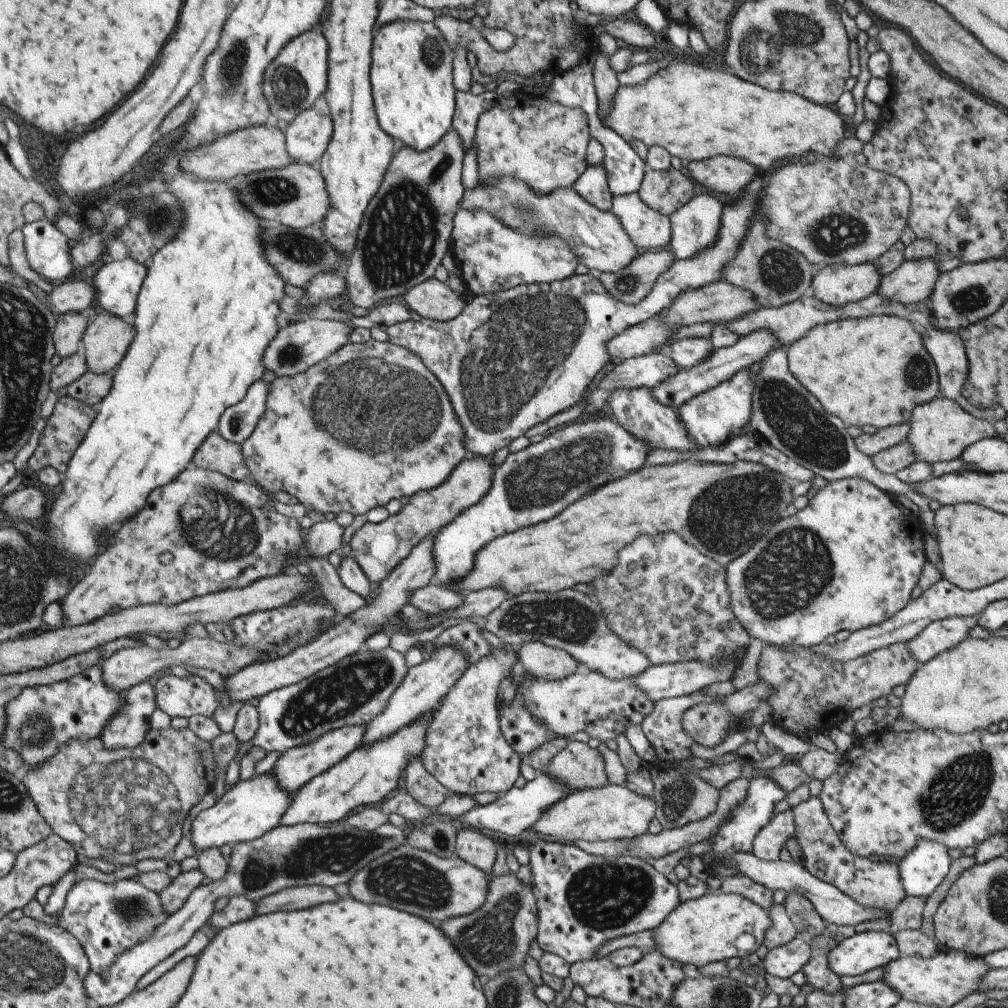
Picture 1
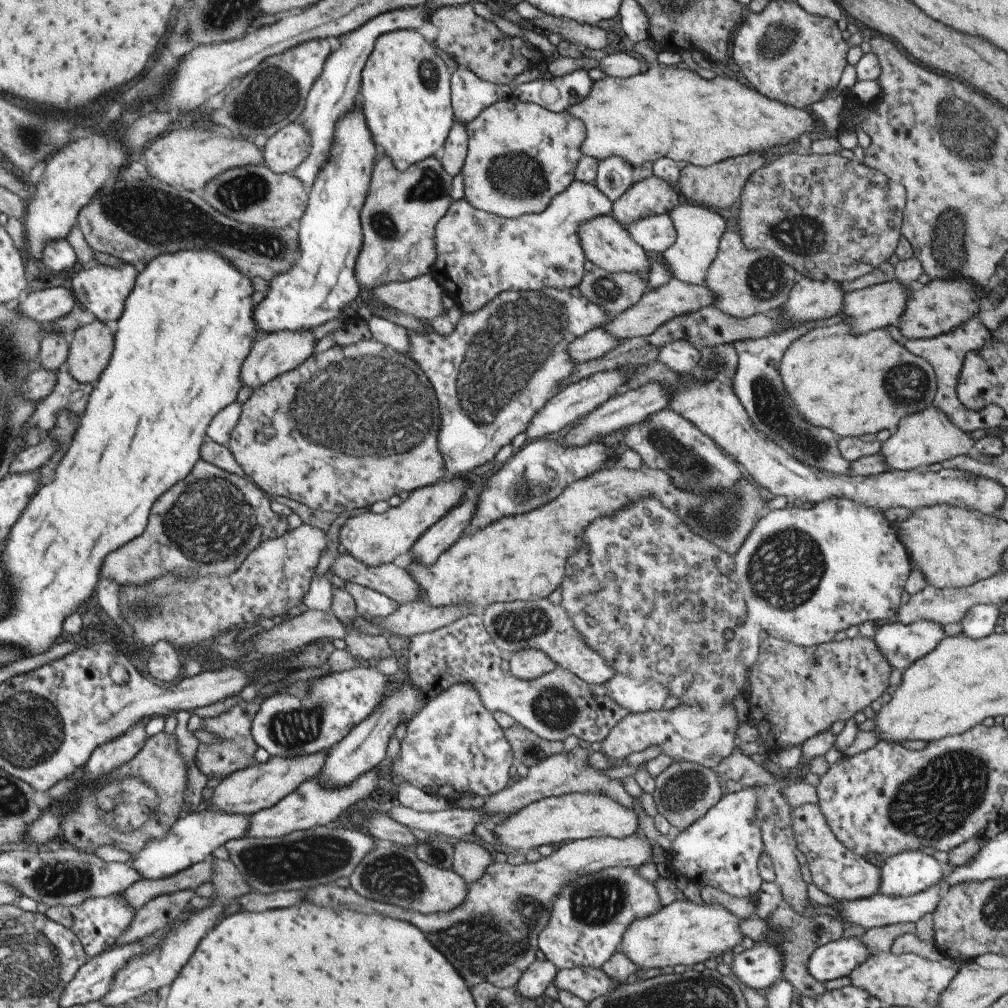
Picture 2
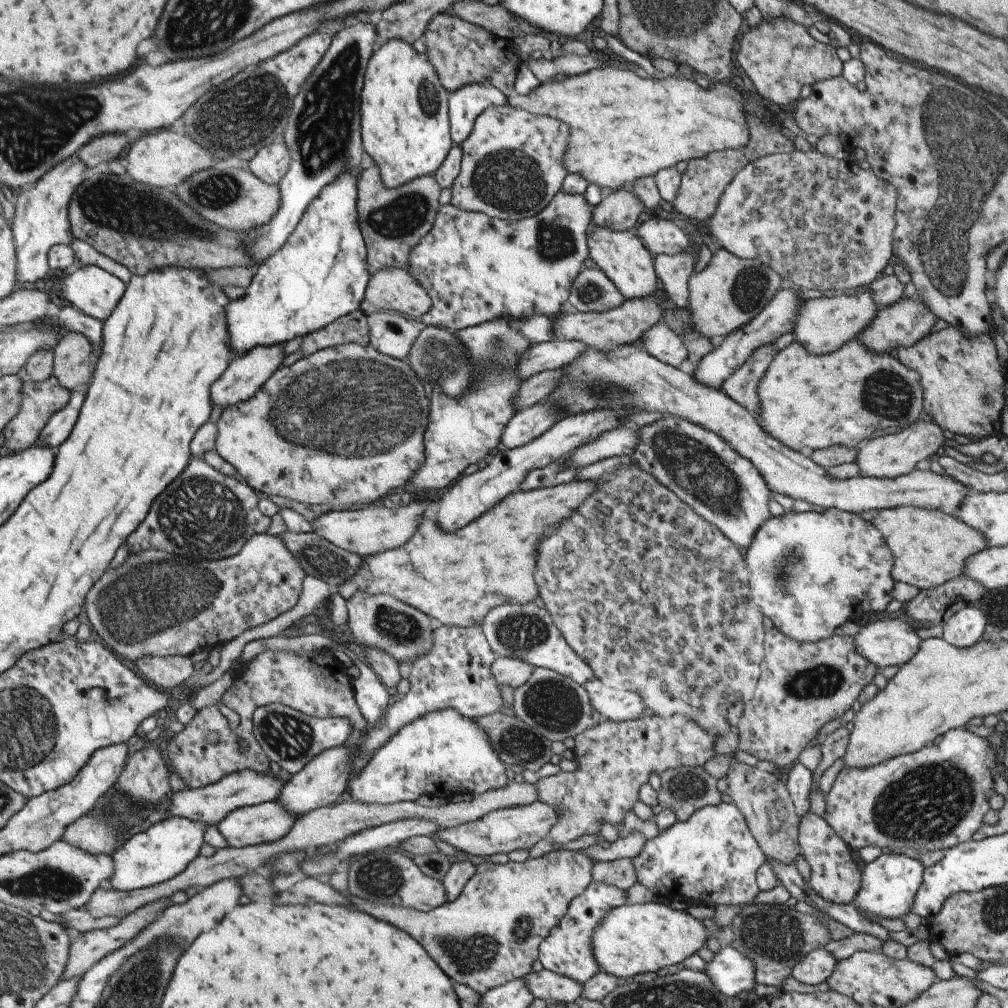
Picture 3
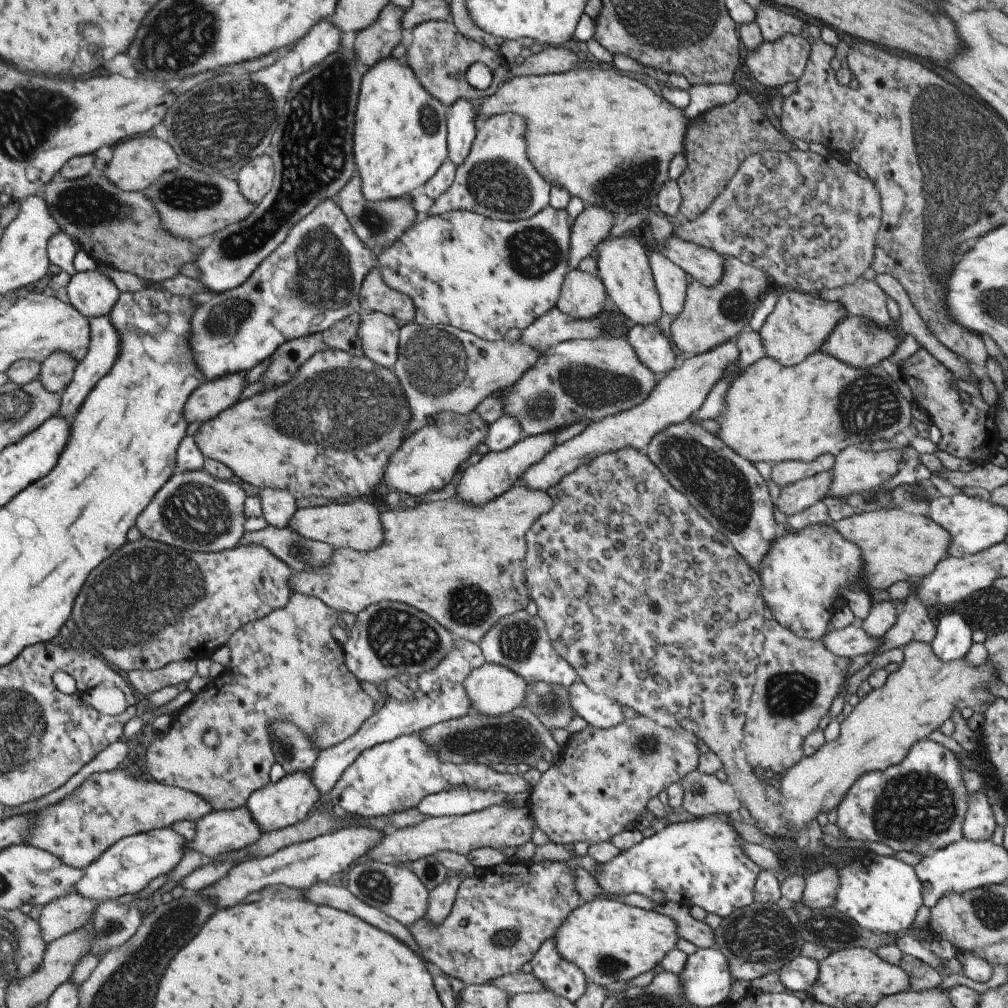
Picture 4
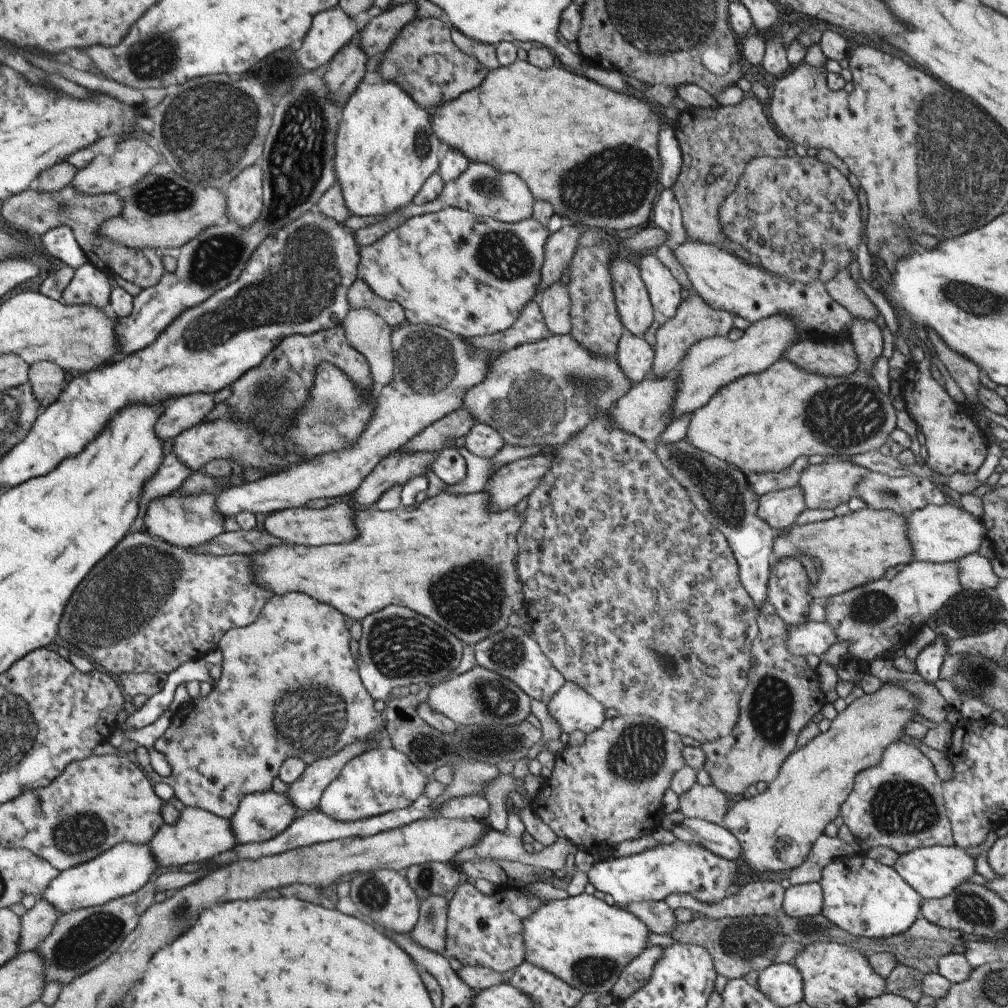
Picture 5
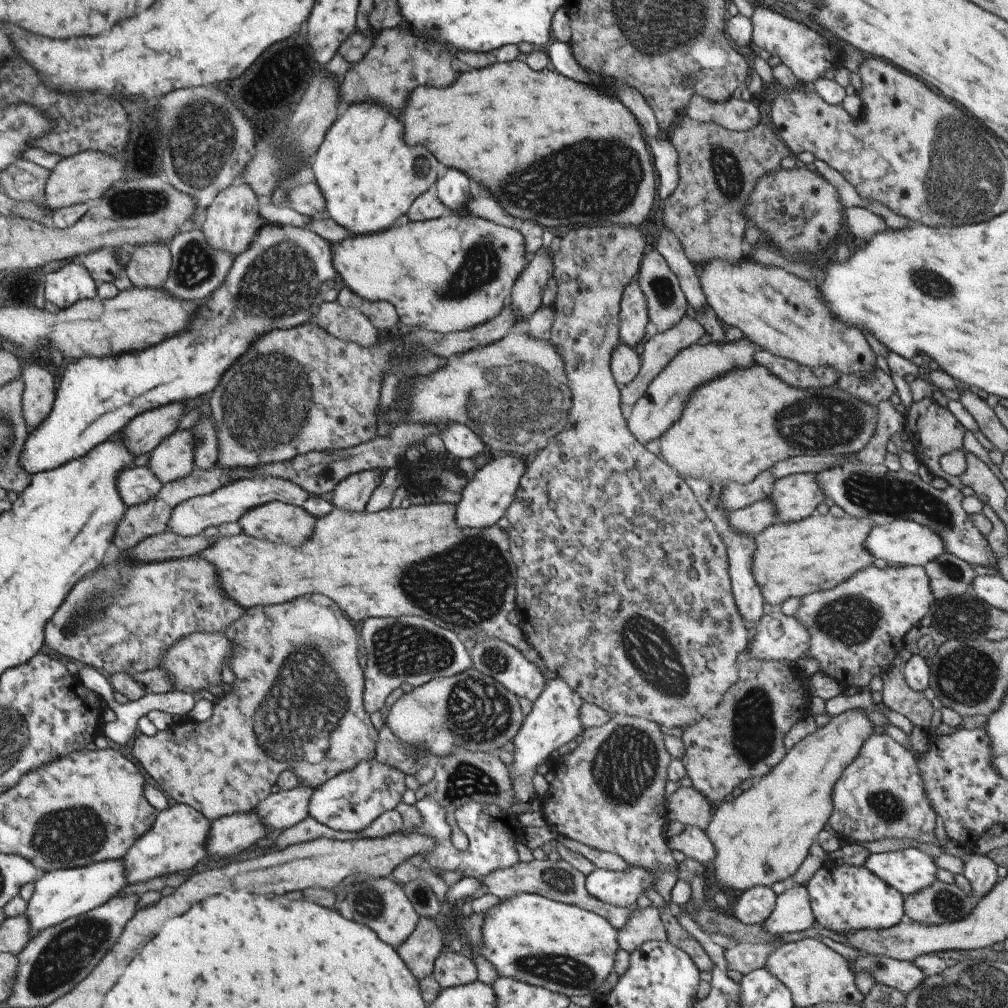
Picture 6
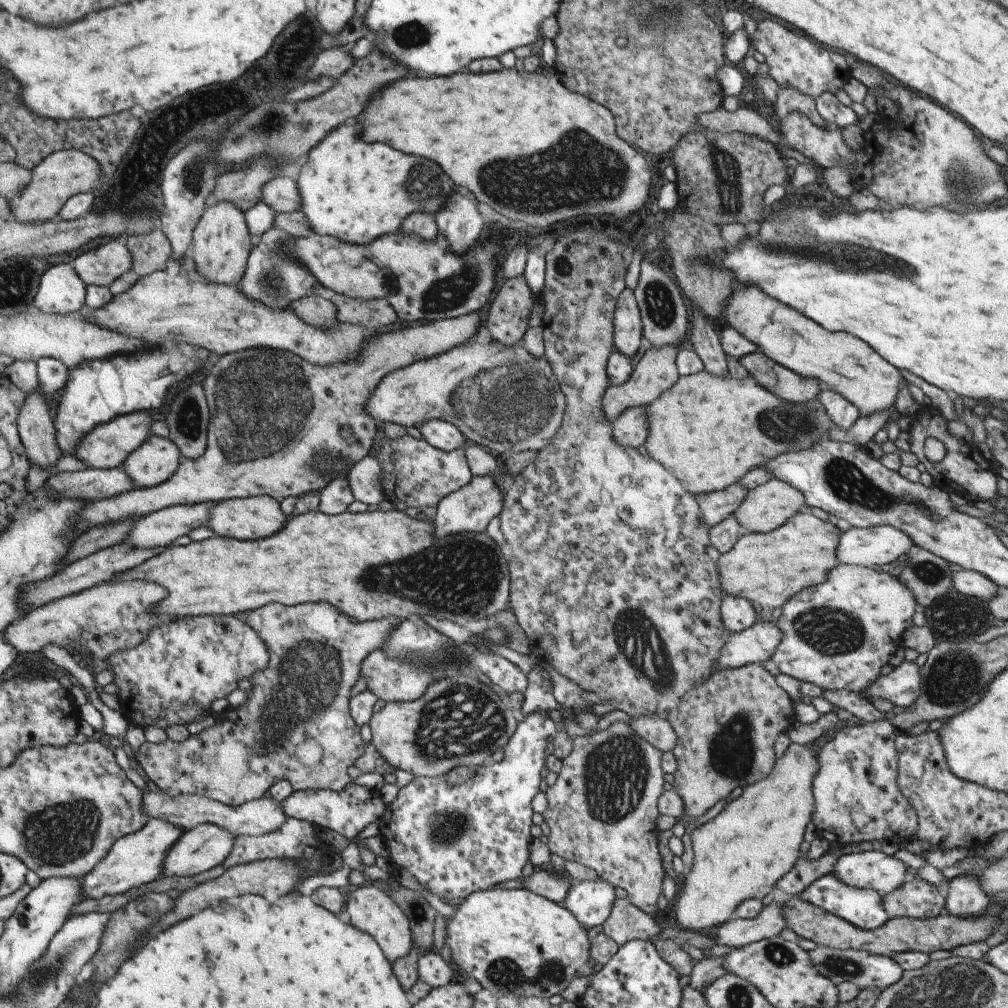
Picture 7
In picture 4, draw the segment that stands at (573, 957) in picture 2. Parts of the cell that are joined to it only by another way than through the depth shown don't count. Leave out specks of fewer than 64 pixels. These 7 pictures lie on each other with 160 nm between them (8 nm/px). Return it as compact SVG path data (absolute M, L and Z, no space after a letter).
M554 938L545 940L535 952L531 964L531 974L539 979L544 989L575 1003L586 988L583 972L564 960L555 947Z

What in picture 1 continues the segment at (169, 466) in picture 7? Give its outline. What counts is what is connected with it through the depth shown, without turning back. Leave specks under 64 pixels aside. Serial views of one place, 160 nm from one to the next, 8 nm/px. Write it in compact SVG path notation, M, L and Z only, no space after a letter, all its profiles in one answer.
M370 339L363 342L363 344L343 344L337 352L333 352L317 364L309 366L305 372L294 376L275 377L269 383L269 392L267 392L267 398L264 401L265 412L263 412L263 416L257 420L253 432L240 443L243 462L249 470L249 474L251 474L251 481L261 486L263 491L272 495L277 492L285 492L296 498L306 511L313 510L321 513L333 513L333 515L344 511L351 513L353 517L357 514L366 514L371 508L386 507L391 500L403 498L403 496L405 498L411 497L419 490L429 490L439 486L451 474L455 466L467 457L467 450L465 450L463 440L461 440L463 430L461 430L461 426L459 426L459 422L453 414L451 402L449 402L447 394L445 394L437 378L425 368L423 362L413 352L409 352L409 350L388 341L378 342Z

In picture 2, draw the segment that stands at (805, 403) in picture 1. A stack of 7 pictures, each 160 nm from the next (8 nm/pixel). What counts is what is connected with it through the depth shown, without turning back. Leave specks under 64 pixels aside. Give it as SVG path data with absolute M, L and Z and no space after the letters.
M823 319L808 321L804 324L793 326L789 330L779 332L779 334L771 334L765 338L757 338L756 340L737 340L731 343L731 346L737 353L737 366L733 374L731 390L735 394L741 407L745 410L749 420L756 430L763 432L771 442L775 442L782 450L789 452L795 460L817 468L817 470L825 470L831 474L849 475L849 463L841 458L841 454L837 452L837 442L839 438L827 430L827 428L815 428L811 426L795 408L791 398L787 396L779 372L777 372L778 363L786 348L813 328L819 328L829 323Z

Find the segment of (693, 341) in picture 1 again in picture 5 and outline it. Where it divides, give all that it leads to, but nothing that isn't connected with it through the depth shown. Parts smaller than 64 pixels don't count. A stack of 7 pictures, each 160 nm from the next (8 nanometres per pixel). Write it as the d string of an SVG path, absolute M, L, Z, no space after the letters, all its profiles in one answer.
M623 330L617 344L615 360L629 382L639 383L650 377L653 350L643 336L633 336L631 332Z

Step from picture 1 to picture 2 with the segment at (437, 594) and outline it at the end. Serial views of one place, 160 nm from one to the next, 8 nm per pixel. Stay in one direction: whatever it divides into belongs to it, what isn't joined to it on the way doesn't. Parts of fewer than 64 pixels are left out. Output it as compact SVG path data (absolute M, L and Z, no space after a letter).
M342 549L335 554L329 572L340 578L344 584L351 582L379 592L395 600L398 606L405 602L416 602L421 594L421 588L403 569L392 563L367 566Z

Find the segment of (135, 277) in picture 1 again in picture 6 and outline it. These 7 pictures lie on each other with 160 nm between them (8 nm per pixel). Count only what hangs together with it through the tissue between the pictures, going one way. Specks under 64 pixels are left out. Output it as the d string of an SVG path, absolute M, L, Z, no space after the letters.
M69 262L60 269L44 276L44 300L54 310L67 308L79 299L96 296L96 283L79 262Z

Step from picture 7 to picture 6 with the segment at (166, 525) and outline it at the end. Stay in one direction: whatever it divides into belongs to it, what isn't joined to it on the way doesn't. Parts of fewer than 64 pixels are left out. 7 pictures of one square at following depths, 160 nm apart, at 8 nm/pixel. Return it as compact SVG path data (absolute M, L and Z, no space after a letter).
M279 477L239 479L220 486L208 495L199 495L179 503L171 511L166 524L167 530L184 537L201 535L208 526L218 527L223 523L238 521L244 512L268 502L277 501L300 507L309 496L311 495L304 488L289 479Z

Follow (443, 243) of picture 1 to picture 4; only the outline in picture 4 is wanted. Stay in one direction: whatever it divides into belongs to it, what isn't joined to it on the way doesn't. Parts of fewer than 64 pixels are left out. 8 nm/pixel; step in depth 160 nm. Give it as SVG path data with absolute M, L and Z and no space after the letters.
M354 174L348 182L343 184L342 190L335 197L335 203L347 218L353 233L363 245L366 245L366 248L374 252L389 249L418 220L418 214L412 205L412 198L404 195L370 202L362 196L360 187L361 180L357 174Z

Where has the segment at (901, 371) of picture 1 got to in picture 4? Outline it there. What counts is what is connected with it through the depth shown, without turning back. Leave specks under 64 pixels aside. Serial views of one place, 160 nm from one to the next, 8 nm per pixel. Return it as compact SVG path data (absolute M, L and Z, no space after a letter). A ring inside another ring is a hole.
M818 351L804 362L791 366L781 365L777 360L769 357L757 360L738 375L738 378L731 384L725 401L726 408L715 420L720 429L715 436L731 448L731 451L751 464L758 461L769 464L783 461L810 462L823 454L831 454L835 457L850 445L859 446L867 440L876 444L890 440L896 434L901 433L904 428L909 427L912 418L909 400L901 396L895 380L880 365L874 365L865 370L855 369L824 351ZM799 386L807 386L811 396L807 396L807 390L803 394L799 390L791 390ZM815 420L825 422L825 436L821 432L823 430L821 424L817 426Z

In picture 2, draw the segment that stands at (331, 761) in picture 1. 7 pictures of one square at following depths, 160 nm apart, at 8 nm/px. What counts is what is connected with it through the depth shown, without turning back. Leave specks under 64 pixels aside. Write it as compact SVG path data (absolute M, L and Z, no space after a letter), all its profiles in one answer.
M317 752L311 756L271 756L265 763L255 763L233 772L211 788L211 798L204 801L207 810L213 810L214 806L216 810L225 814L249 815L269 808L287 794L294 792L299 784L317 776L317 772L323 768L325 756L325 752Z

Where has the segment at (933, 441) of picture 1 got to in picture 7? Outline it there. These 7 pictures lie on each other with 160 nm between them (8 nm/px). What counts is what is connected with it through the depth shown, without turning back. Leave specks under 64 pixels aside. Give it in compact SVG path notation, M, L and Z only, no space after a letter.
M771 478L759 486L749 489L733 514L741 526L742 533L766 533L780 527L791 515L804 509L806 509L805 497L802 492L785 481Z

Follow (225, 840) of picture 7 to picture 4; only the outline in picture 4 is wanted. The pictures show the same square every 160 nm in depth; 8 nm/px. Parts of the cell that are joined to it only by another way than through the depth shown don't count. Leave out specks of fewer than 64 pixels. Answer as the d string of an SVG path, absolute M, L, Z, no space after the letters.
M296 771L286 774L275 784L270 783L268 786L254 791L246 799L244 806L248 808L251 819L256 822L263 834L301 822L314 809L319 797L320 793L312 784L310 774L307 771Z

